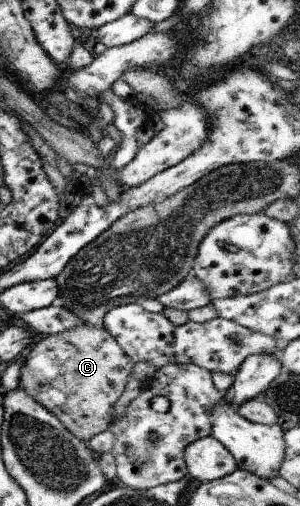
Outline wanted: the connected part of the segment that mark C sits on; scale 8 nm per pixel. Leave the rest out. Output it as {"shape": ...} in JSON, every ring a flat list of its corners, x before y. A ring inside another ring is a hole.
{"shape":[[82,324,62,333,36,339,28,348,25,360,20,363,20,388,53,413,78,439,88,442,100,432,109,429,114,407,125,392,134,365,135,363,106,329,94,329]]}

